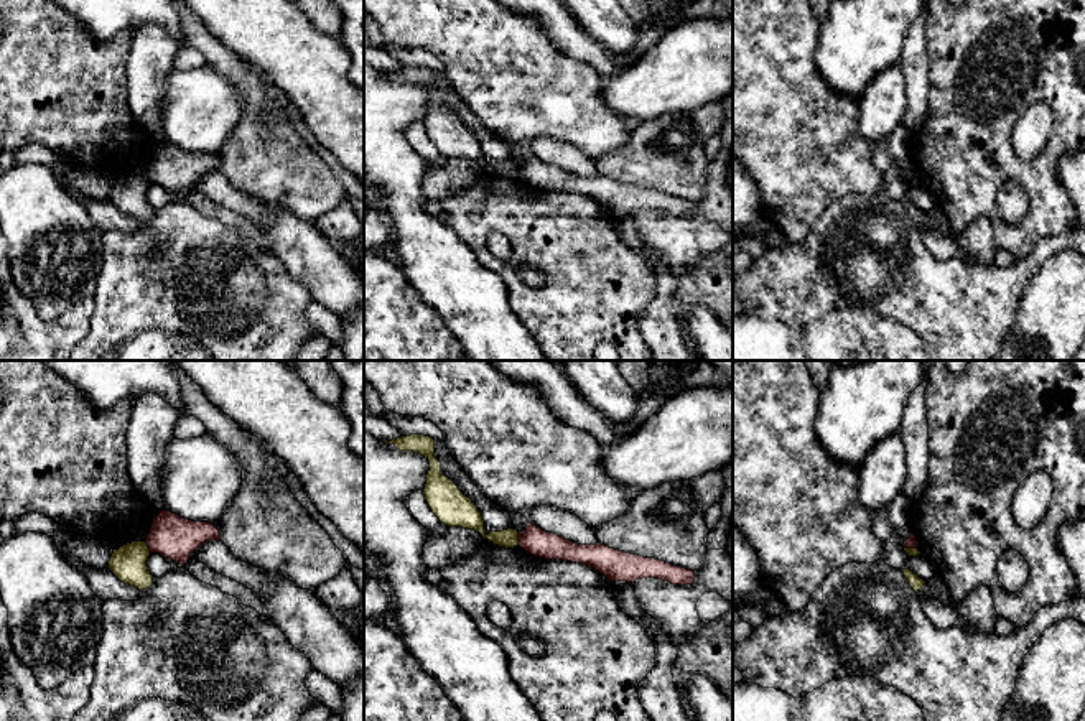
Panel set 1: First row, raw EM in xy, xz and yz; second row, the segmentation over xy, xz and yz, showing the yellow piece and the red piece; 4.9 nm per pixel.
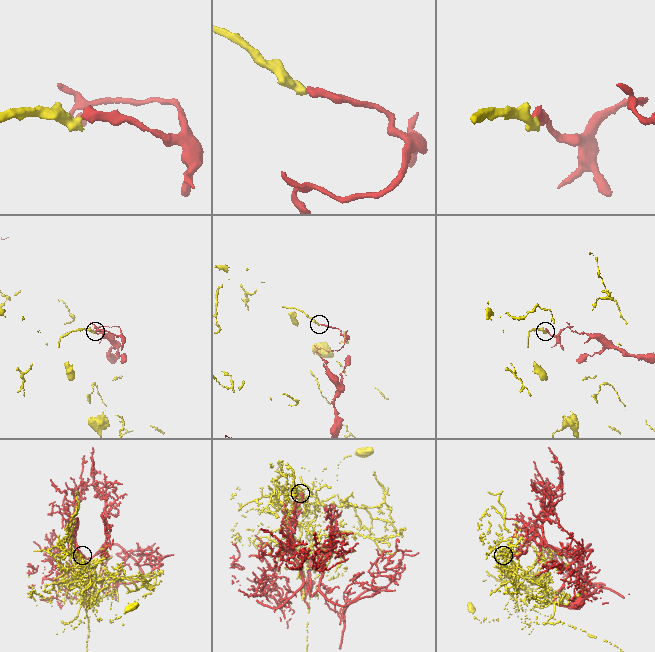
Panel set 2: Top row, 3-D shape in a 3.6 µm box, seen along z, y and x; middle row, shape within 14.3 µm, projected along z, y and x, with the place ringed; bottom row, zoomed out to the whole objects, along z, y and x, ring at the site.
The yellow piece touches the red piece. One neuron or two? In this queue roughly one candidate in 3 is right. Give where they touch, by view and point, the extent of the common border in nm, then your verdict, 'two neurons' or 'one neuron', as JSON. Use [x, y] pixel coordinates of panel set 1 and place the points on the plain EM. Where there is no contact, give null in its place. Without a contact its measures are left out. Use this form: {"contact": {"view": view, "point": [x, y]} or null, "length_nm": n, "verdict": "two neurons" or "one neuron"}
{"contact": {"view": "xz", "point": [517, 170]}, "length_nm": 60, "verdict": "two neurons"}

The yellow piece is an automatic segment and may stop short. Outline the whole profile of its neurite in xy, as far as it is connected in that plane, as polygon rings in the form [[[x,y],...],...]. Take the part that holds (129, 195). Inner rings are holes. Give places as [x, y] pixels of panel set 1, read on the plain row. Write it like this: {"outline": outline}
{"outline": [[[132,173],[119,181],[114,181],[109,201],[125,216],[135,217],[140,222],[153,216],[153,207],[148,202],[147,191],[150,179],[145,173]]]}

